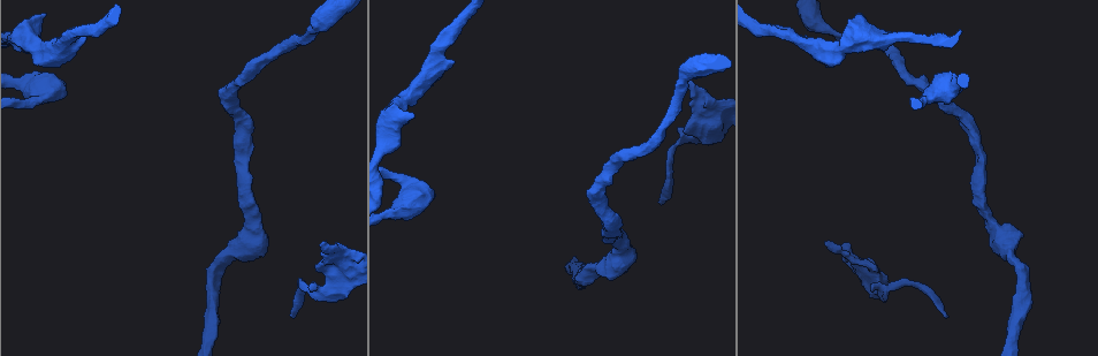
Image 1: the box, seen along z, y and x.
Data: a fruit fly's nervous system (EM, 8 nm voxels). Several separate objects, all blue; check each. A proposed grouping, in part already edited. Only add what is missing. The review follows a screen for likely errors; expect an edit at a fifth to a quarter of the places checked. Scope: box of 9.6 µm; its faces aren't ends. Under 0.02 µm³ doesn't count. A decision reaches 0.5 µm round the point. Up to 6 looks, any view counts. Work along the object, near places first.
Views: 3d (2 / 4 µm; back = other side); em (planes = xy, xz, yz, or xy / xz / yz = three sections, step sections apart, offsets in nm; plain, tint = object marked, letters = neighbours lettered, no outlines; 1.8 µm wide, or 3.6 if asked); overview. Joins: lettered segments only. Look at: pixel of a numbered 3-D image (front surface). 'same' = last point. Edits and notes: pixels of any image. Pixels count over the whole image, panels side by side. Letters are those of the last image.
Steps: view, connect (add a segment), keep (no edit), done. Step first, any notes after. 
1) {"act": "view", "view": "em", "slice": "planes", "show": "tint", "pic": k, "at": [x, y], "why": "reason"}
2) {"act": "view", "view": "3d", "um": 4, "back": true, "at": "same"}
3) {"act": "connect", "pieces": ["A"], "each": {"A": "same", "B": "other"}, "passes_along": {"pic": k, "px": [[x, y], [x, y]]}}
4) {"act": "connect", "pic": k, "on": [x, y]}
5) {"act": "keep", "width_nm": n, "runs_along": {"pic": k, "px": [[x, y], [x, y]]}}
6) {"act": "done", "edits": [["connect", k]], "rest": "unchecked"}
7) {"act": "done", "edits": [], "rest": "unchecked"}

{"act": "view", "view": "em", "um": 3.6, "slice": "xy", "step": 4, "show": "letters", "pic": 1, "at": [824, 241], "why": "free end"}

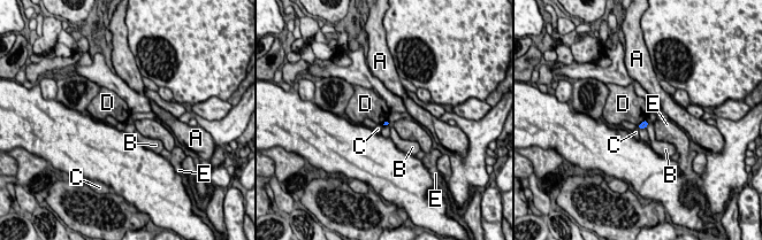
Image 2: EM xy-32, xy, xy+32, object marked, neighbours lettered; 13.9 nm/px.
{"act": "view", "view": "em", "um": 3.6, "slice": "planes", "show": "letters", "at": "same"}

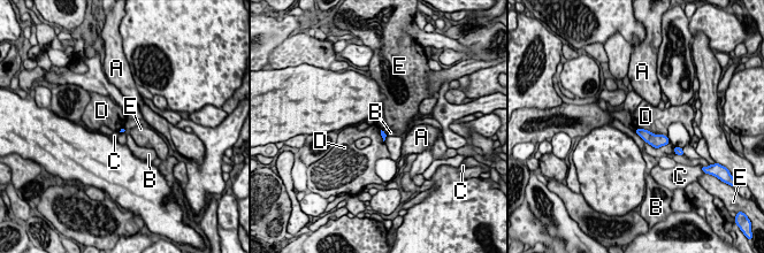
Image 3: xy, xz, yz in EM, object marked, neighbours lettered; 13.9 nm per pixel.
{"act": "keep", "longest_contact_nm": ["D", 440], "each": {"A": "other", "B": "other", "C": "other", "D": "other", "E": "other"}, "border": {"pic": 3, "px": [[636, 128], [666, 136]]}, "found": "no lettered segment goes on from it"}

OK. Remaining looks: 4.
{"act": "view", "view": "em", "slice": "planes", "show": "letters", "pic": 1, "at": [944, 314], "why": "end of a long branch"}

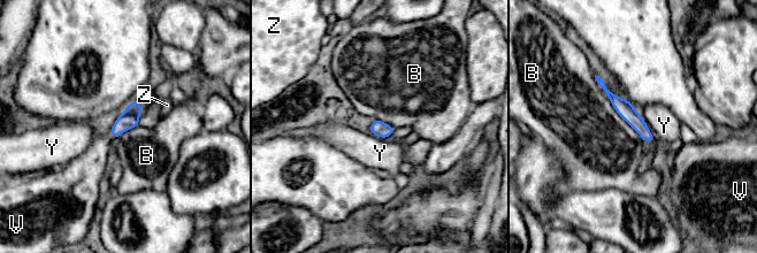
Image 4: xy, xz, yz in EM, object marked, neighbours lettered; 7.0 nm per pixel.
{"act": "connect", "pieces": ["V"], "width_nm": 110, "each": {"B": "other", "V": "same", "Y": "other", "Z": "other"}, "passes_along": {"pic": 4, "px": [[130, 119], [112, 136], [91, 165]]}, "found": "the cell continues"}

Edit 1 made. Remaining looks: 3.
{"act": "view", "view": "overview", "why": "redraw"}

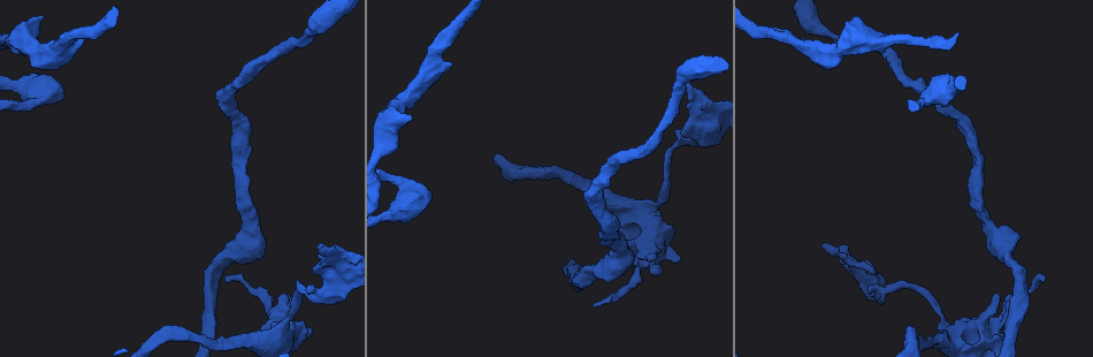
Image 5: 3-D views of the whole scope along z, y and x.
{"act": "view", "view": "3d", "um": 2, "pic": 5, "at": [81, 41], "why": "thick end"}

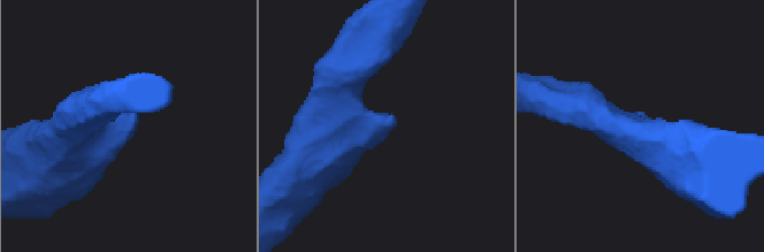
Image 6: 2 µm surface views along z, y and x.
{"act": "view", "view": "em", "slice": "planes", "show": "letters", "pic": 6, "at": [640, 113]}

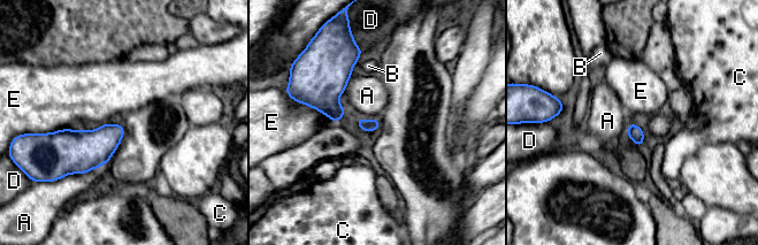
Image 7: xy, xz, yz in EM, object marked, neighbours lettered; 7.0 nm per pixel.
{"act": "keep", "each": {"A": "other", "B": "other", "C": "other", "D": "other", "E": "other"}, "border": {"pic": 7, "px": [[105, 163], [60, 178]]}, "found": "none of them fits"}

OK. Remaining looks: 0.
{"act": "done", "edits": [["connect", 4]], "rest": "unchecked"}

